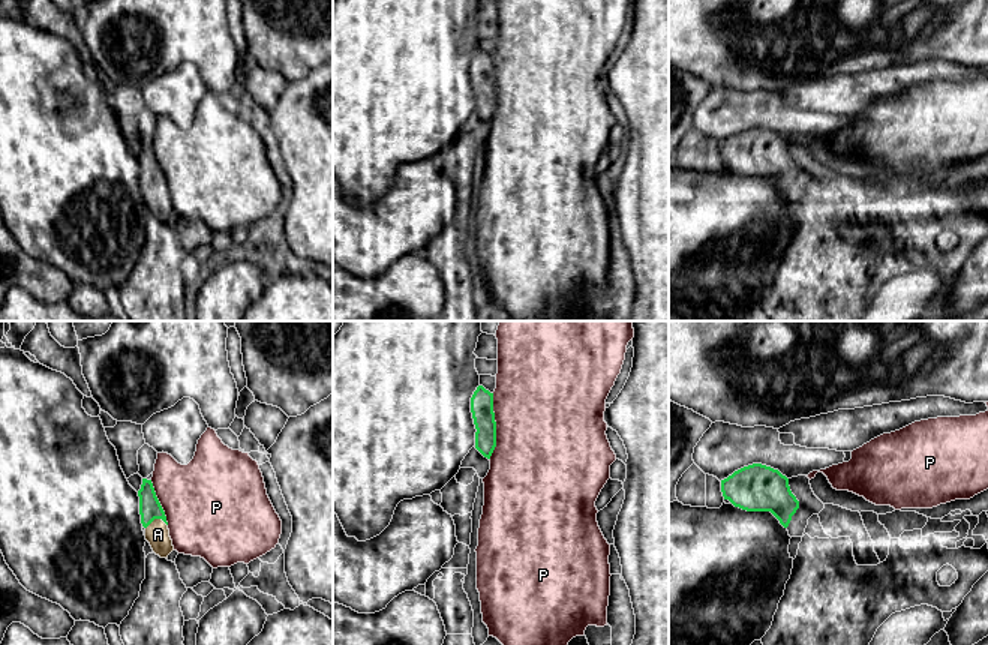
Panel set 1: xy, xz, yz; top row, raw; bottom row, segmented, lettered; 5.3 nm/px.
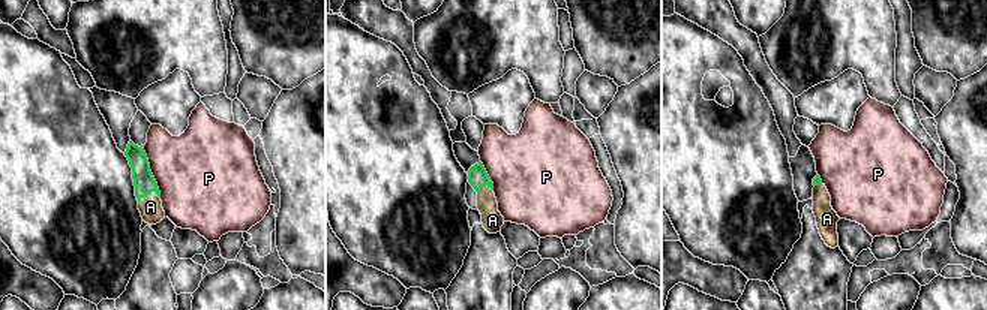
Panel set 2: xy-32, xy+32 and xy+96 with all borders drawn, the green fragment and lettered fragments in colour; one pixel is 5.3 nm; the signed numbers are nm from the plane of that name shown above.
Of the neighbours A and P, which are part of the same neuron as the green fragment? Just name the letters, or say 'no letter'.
A

